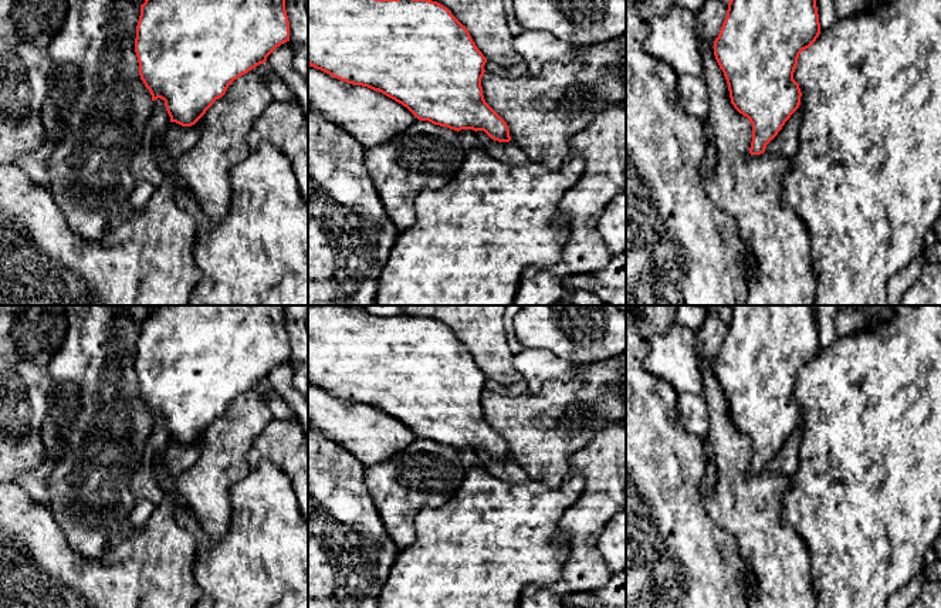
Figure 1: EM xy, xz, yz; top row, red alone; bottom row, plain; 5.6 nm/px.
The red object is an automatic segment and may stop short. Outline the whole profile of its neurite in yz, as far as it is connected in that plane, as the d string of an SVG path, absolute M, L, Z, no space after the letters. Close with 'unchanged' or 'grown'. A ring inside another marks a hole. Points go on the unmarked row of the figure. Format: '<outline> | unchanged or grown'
M734 305L714 374L734 426L752 442L751 473L761 473L800 423L793 398L799 372L820 352L813 305Z | unchanged

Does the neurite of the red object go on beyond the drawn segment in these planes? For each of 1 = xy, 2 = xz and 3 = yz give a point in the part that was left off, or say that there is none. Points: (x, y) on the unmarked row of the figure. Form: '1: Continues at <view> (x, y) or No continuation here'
1: No continuation here
2: No continuation here
3: No continuation here

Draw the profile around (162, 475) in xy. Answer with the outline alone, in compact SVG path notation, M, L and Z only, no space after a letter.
M162 452L158 453L153 459L153 469L152 473L155 474L156 482L159 483L160 489L165 494L169 494L173 501L179 504L179 510L176 511L177 523L185 527L187 531L194 533L197 538L203 537L203 530L194 516L186 507L183 499L180 499L175 493L173 480L175 476L169 472L167 466L163 463Z

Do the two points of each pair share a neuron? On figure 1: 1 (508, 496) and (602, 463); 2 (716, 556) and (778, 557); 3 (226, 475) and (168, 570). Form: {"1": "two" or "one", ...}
{"1": "two", "2": "two", "3": "one"}

